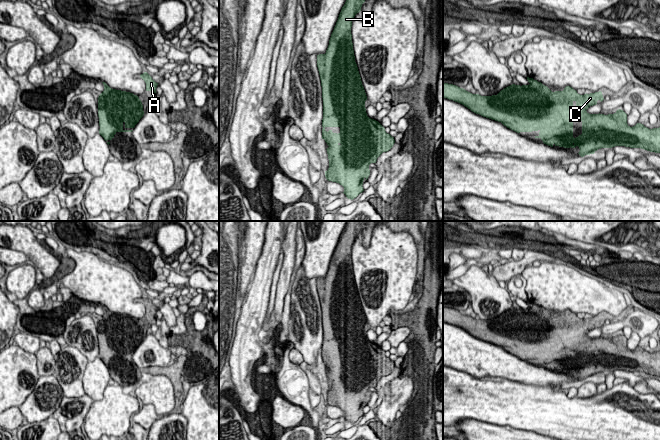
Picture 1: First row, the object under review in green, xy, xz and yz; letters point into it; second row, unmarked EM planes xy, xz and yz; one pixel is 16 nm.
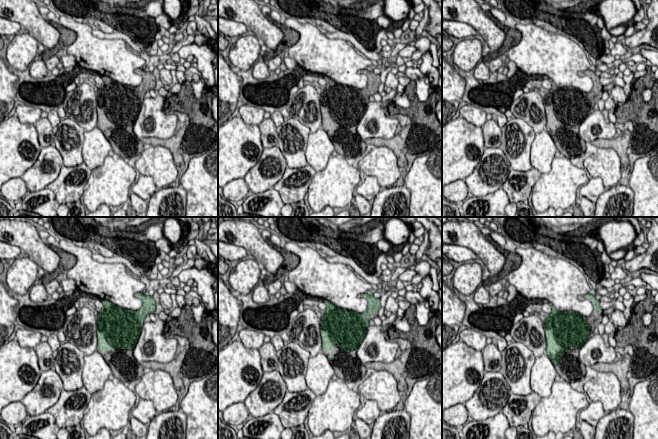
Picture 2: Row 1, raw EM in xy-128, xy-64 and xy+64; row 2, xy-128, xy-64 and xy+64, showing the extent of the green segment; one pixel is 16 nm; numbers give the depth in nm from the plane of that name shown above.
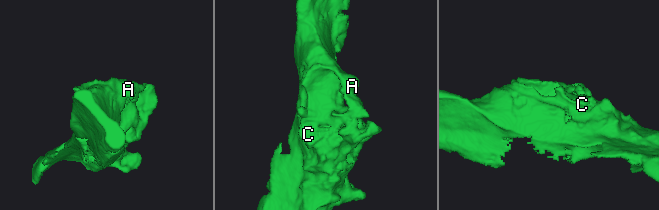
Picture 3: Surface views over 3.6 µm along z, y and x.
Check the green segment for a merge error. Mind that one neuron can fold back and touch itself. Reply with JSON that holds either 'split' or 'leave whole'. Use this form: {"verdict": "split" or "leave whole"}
{"verdict": "leave whole"}

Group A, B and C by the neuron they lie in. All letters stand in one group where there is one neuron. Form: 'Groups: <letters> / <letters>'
Groups: A B C

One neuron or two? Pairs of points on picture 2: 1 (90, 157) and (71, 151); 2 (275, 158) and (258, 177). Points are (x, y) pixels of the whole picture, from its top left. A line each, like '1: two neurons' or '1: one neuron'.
1: two neurons
2: one neuron

